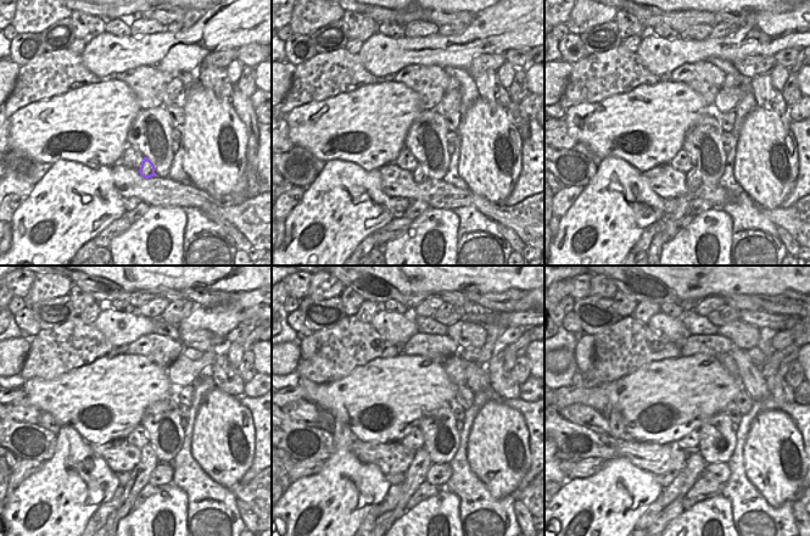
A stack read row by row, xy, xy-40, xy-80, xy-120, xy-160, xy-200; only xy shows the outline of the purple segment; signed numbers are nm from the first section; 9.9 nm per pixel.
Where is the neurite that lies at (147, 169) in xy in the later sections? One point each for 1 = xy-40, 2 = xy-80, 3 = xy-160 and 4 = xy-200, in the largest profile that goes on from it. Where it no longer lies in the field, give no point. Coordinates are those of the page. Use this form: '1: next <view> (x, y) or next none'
1: next xy-40 (419, 174)
2: next xy-80 (693, 180)
3: next xy-160 (415, 474)
4: next xy-200 (694, 464)

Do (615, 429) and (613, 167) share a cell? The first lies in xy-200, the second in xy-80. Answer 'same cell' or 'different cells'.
same cell

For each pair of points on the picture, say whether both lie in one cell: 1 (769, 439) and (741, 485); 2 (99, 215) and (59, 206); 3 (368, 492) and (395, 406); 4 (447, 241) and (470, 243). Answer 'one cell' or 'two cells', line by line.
1: two cells
2: one cell
3: two cells
4: two cells

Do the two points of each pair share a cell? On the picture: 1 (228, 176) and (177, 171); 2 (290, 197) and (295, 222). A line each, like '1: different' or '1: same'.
1: different
2: different

